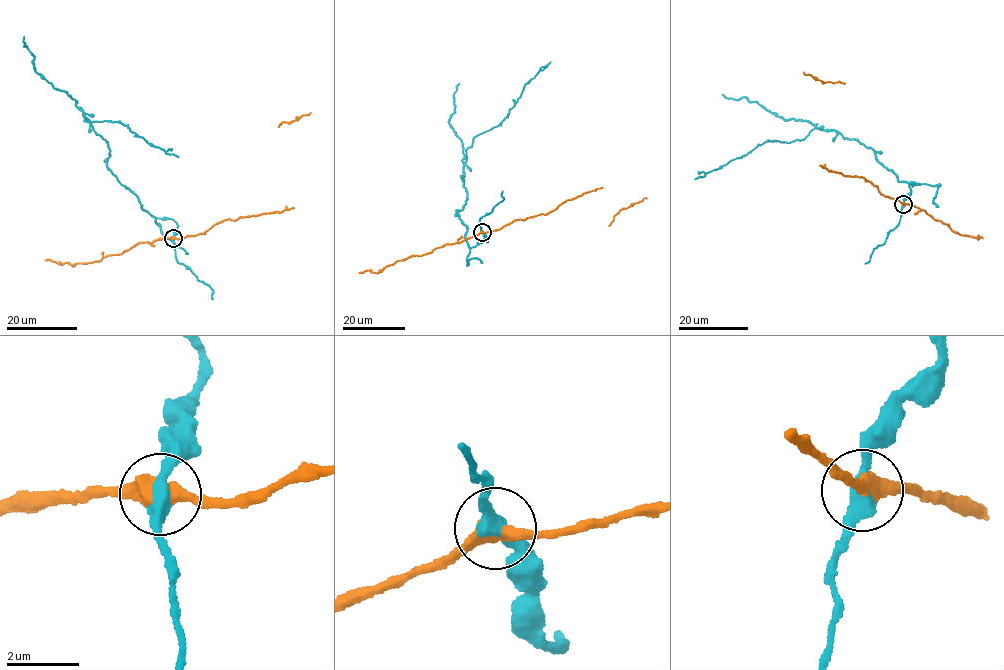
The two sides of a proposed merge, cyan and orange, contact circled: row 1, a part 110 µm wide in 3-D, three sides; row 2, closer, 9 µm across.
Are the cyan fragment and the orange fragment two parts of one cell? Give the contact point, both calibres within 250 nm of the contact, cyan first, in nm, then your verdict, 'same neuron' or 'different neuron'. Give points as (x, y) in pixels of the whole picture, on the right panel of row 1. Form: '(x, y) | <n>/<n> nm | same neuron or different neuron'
(903, 204) | 360/440 nm | different neuron

